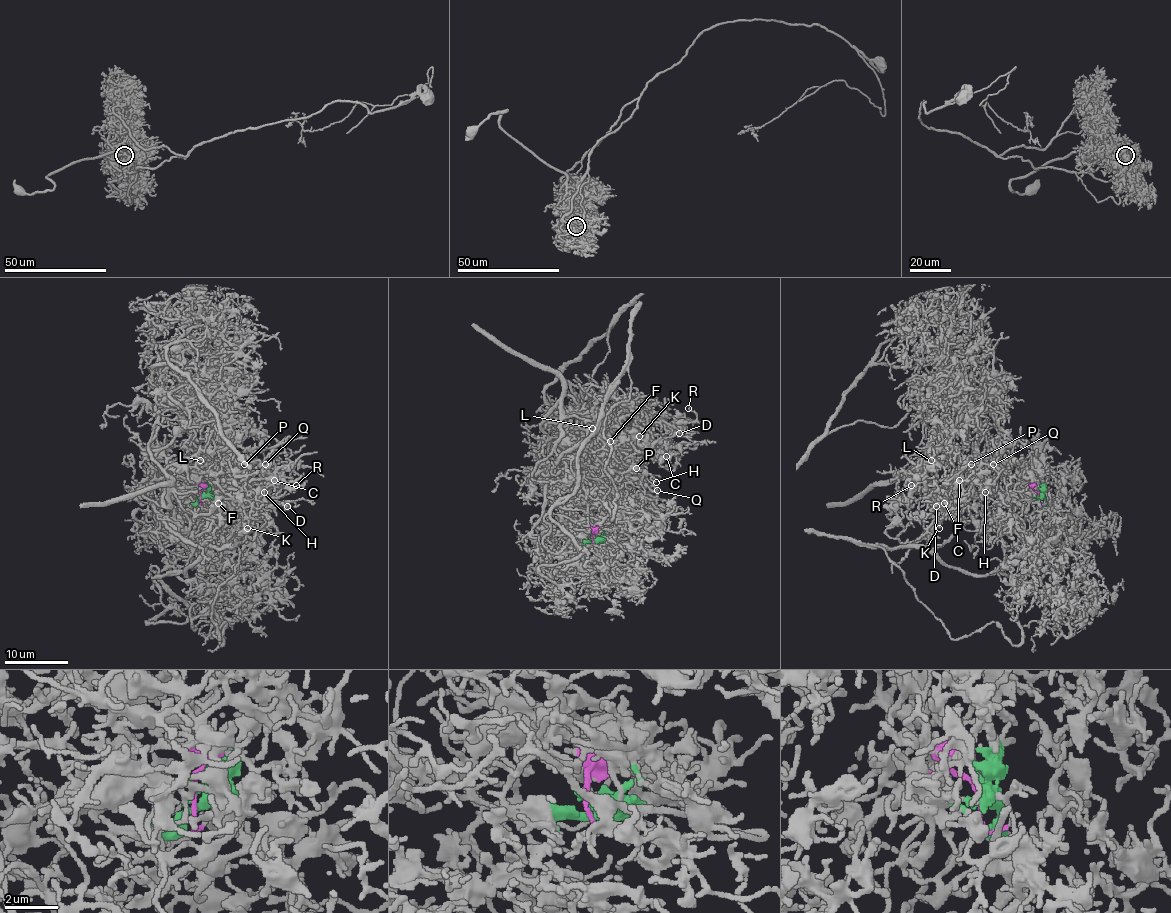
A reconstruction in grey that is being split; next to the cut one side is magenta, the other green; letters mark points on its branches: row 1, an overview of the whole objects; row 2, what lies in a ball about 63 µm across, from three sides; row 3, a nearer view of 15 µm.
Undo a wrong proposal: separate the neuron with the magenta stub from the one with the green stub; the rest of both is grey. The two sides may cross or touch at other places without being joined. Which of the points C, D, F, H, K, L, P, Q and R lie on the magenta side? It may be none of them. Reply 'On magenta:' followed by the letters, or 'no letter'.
On magenta: C, D, F, H, K, L, P, Q, R

